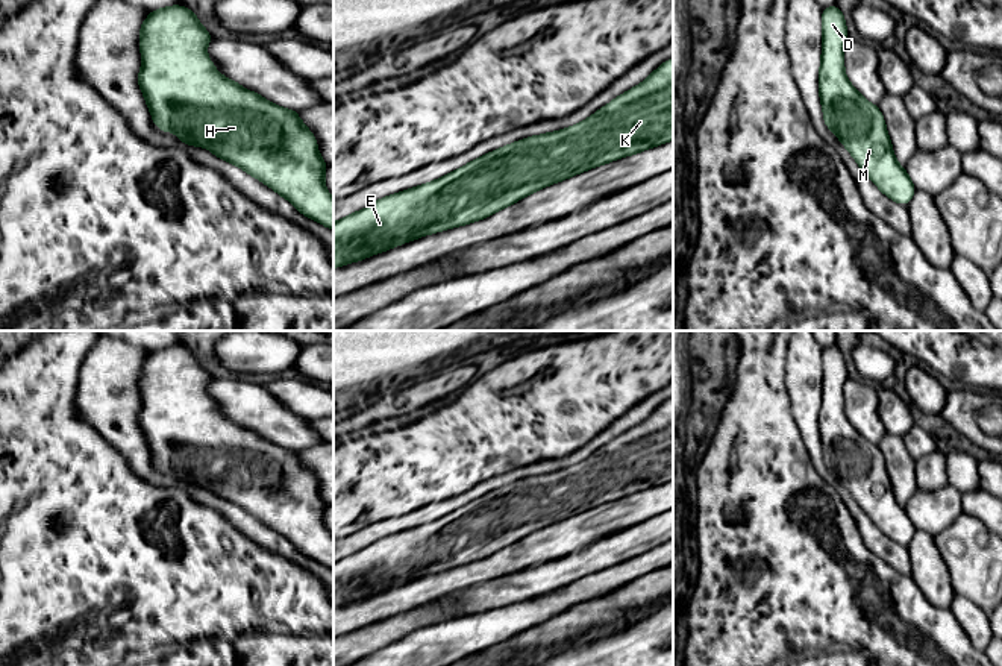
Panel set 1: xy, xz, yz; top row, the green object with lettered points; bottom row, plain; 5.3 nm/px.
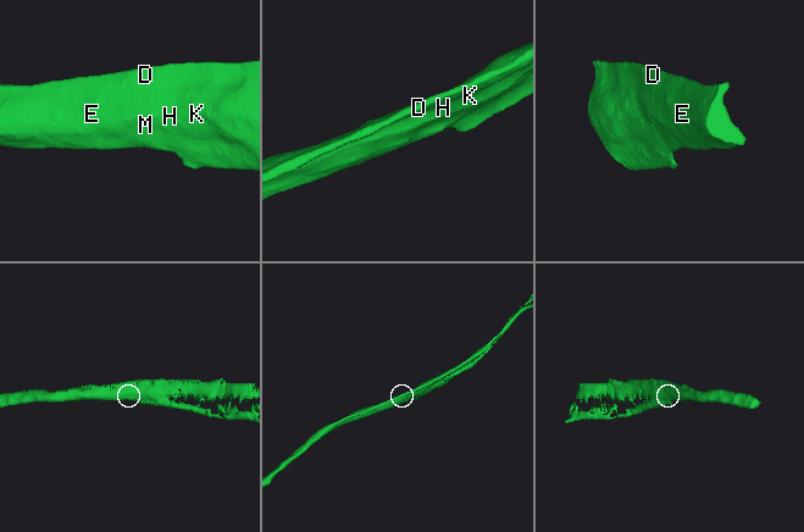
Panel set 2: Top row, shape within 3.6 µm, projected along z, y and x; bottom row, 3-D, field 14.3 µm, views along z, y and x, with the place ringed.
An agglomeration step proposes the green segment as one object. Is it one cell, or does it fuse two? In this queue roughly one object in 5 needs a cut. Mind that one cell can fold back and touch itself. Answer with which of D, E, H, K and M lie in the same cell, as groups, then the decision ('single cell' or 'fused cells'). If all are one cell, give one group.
groups D E H K M; single cell

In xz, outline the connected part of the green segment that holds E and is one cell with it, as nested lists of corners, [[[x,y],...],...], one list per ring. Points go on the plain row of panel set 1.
[[[673,397],[579,464],[515,481],[437,520],[382,537],[365,549],[335,561],[333,608],[427,573],[479,561],[547,525],[672,479]]]

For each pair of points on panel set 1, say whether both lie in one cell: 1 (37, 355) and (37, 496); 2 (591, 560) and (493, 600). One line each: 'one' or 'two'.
1: one
2: one

